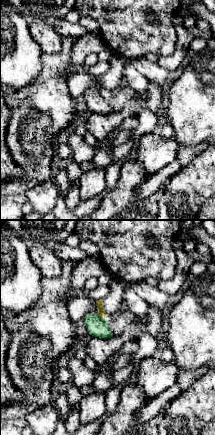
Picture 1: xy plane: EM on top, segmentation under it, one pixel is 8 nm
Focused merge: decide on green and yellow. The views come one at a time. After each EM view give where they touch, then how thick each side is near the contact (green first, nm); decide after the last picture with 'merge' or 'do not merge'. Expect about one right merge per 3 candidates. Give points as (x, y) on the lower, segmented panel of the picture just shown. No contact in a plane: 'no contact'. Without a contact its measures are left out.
contact (99, 316); calibres 170 and 70 nm

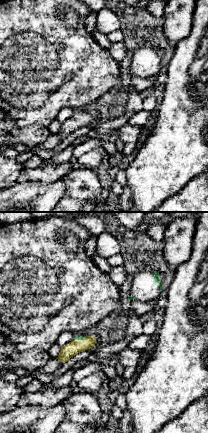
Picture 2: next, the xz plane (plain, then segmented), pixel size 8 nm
contact (80, 339); calibres 30 and 120 nm

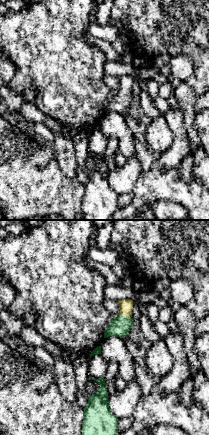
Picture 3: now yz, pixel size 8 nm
contact (124, 316); calibres 160 and 110 nm

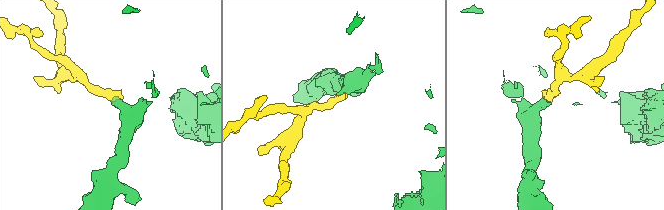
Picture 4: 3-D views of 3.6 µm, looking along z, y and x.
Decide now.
merge

